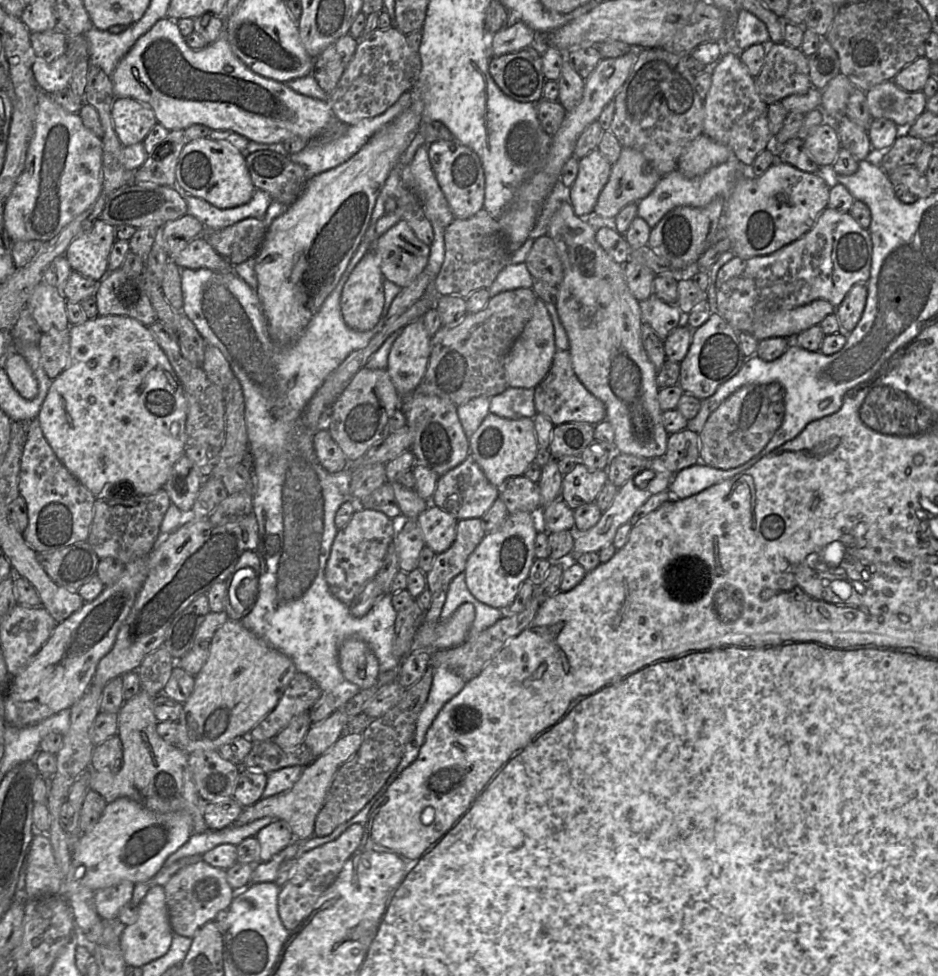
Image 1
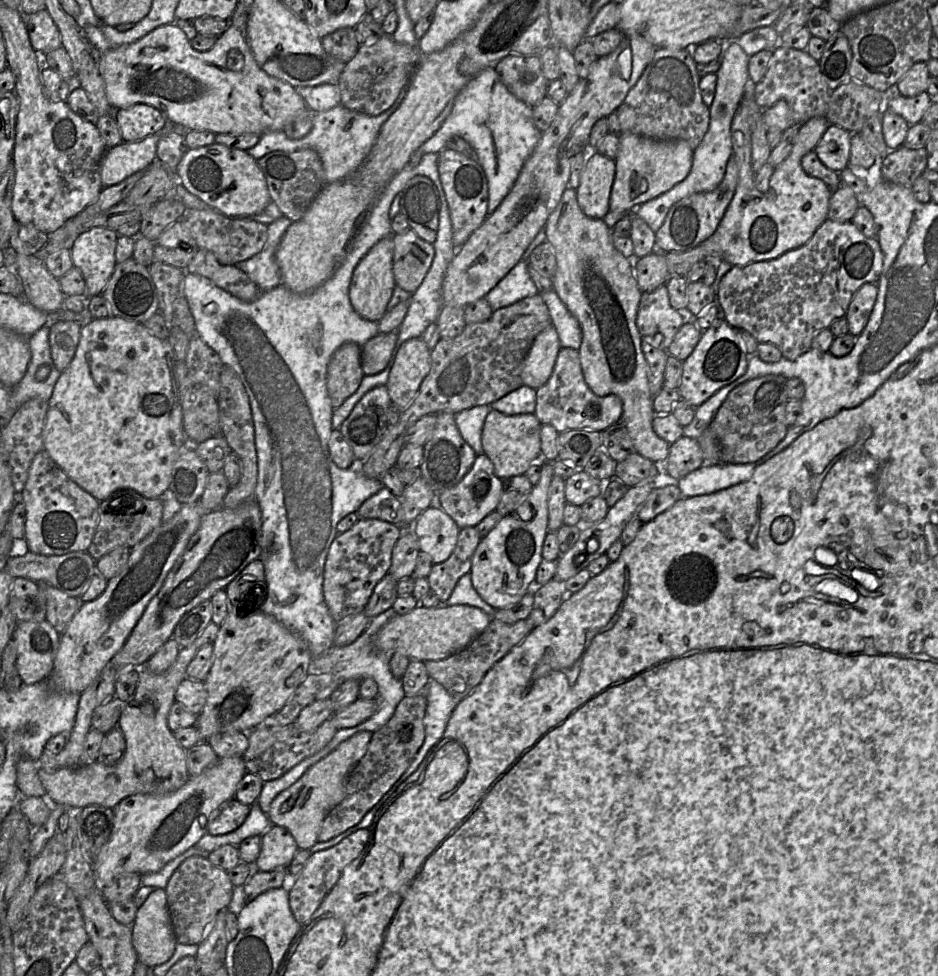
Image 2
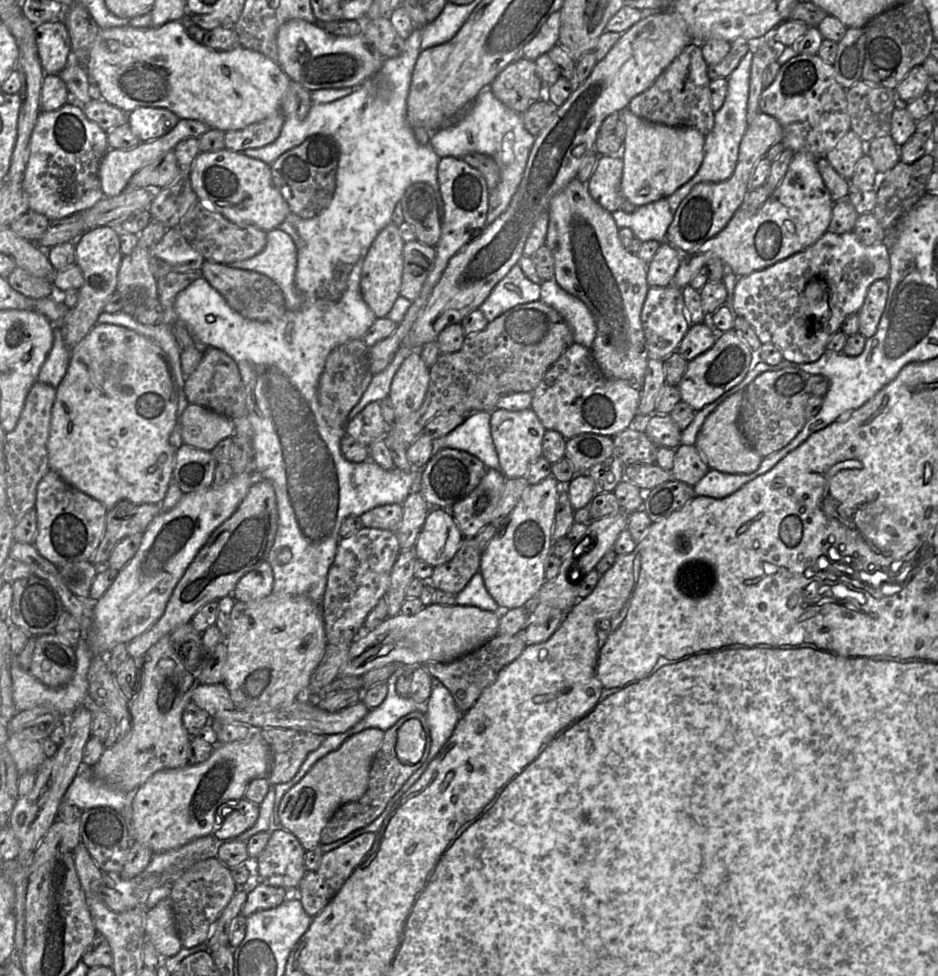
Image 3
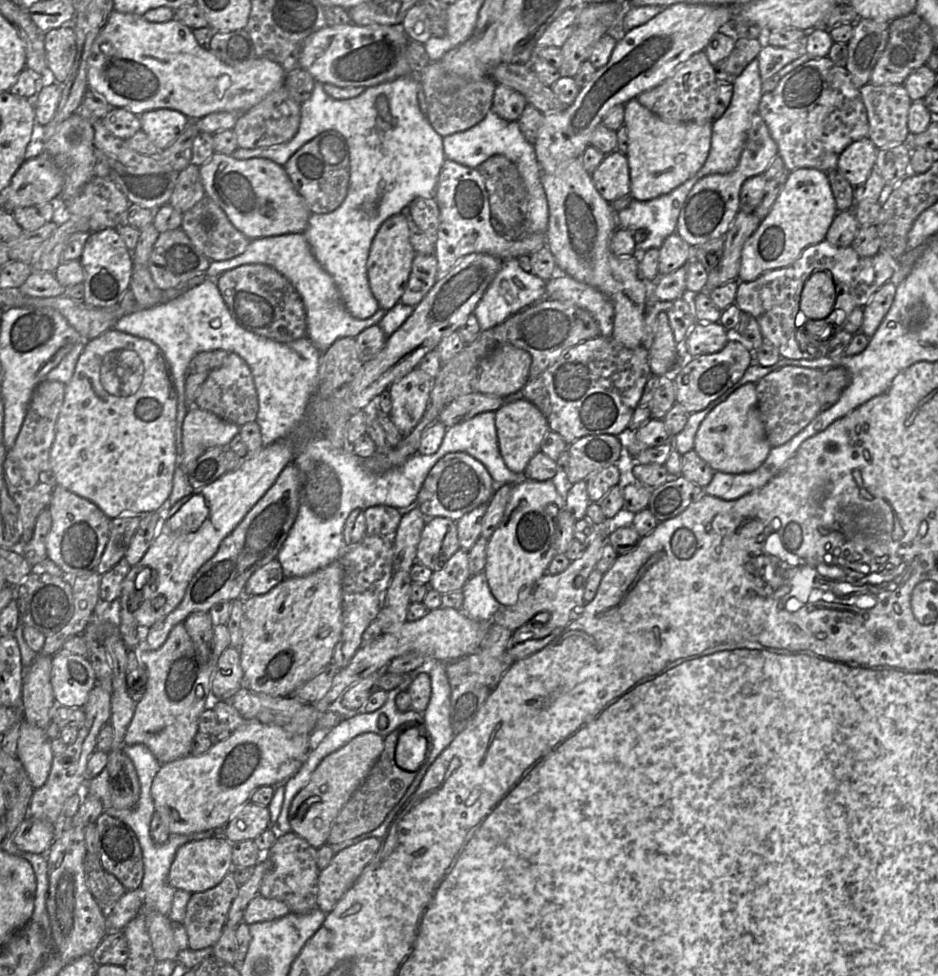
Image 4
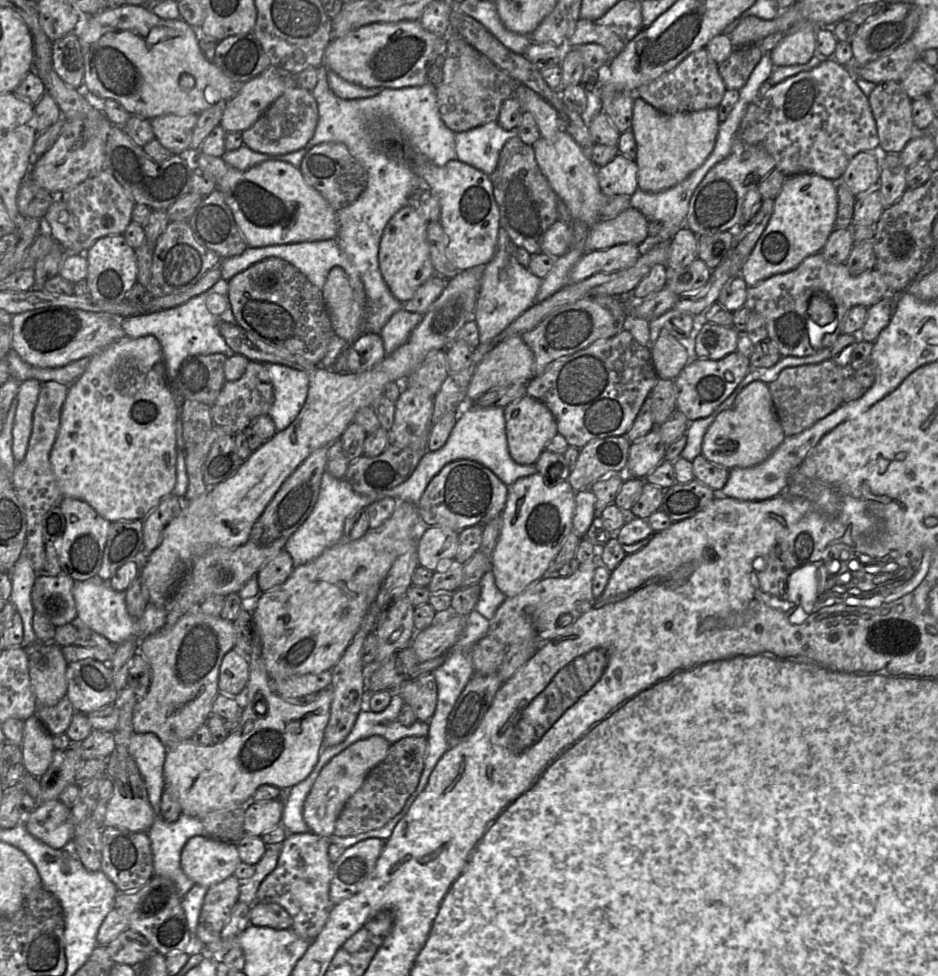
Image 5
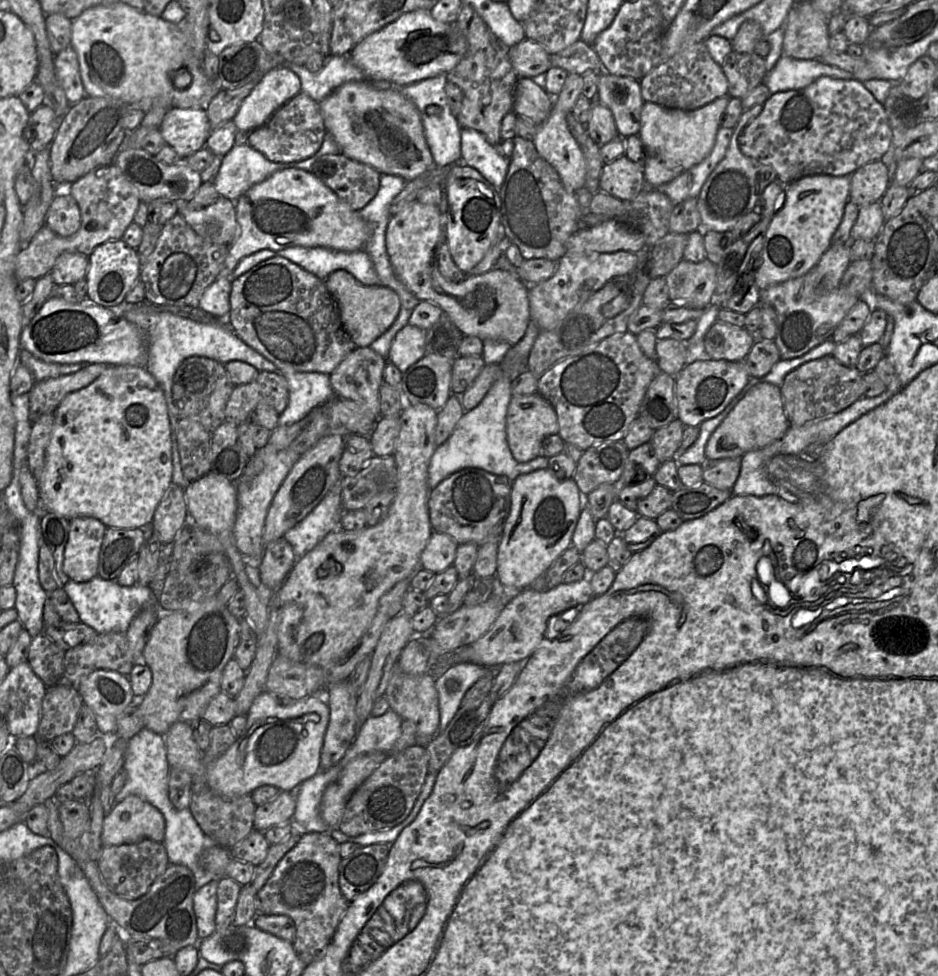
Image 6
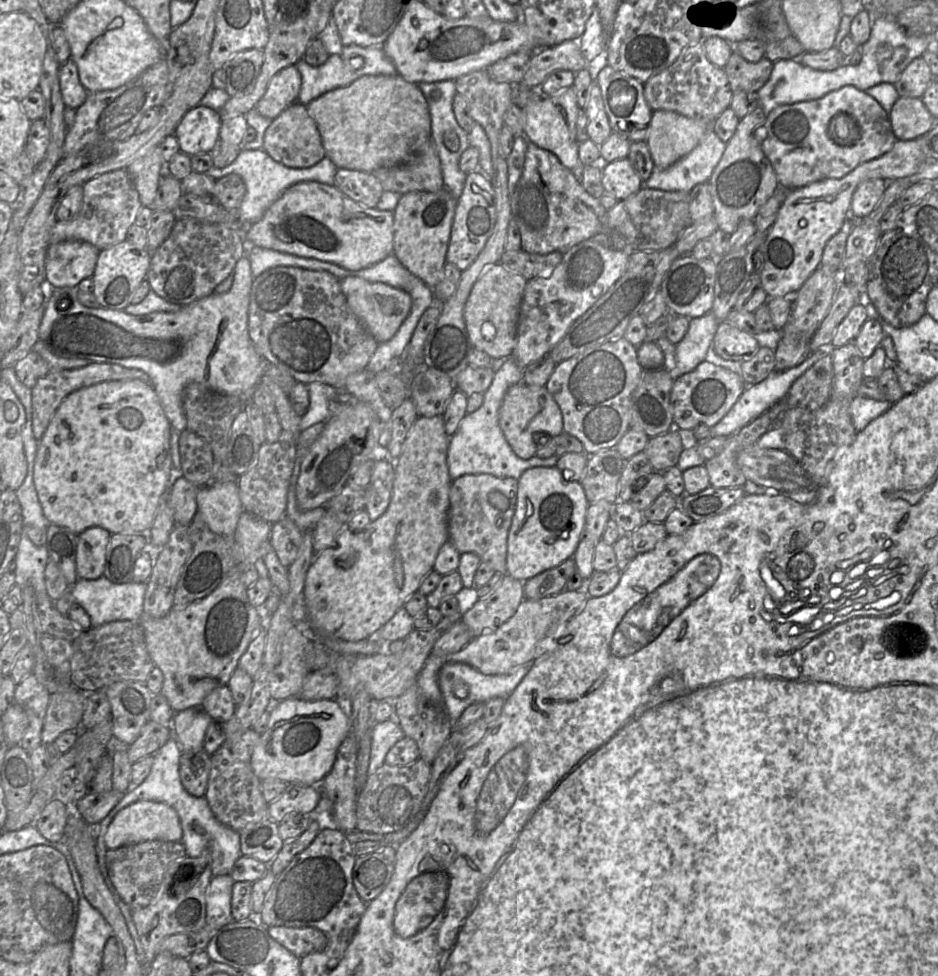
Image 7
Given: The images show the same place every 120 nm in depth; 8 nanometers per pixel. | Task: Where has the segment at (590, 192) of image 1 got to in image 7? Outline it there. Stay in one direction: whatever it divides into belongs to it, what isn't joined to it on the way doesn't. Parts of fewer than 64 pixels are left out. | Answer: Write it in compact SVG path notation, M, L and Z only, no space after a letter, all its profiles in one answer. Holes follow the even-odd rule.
M626 157L604 164L602 185L606 194L622 201L637 193L644 182Z

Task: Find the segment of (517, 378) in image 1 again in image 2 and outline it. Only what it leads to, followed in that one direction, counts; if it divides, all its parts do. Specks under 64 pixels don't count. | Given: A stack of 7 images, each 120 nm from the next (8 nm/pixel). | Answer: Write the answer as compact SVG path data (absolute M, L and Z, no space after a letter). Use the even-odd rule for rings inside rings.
M553 324L535 338L525 360L521 378L523 384L539 389L549 380L562 346Z

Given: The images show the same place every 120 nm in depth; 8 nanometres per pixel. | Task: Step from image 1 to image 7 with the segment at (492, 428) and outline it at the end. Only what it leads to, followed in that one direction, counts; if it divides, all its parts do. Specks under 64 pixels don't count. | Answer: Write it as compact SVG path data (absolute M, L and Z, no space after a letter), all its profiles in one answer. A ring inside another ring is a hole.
M523 381L508 388L499 409L499 425L514 453L527 460L536 455L536 433L557 437L563 432L563 417L559 405L545 386L527 385Z

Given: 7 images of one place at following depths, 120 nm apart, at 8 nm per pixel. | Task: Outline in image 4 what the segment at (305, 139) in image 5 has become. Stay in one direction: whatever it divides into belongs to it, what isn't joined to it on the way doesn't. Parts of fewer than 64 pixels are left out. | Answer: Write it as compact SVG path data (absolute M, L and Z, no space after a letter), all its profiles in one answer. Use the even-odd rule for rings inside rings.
M281 86L250 111L241 114L233 131L239 148L268 148L291 141L299 130L300 122L301 104L294 101L287 89Z

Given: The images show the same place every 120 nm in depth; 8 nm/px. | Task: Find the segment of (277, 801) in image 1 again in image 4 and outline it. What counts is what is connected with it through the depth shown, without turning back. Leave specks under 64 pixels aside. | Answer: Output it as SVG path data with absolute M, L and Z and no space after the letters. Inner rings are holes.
M367 732L326 756L312 773L309 783L293 798L288 813L291 831L316 849L326 844L334 820L369 775L383 748L384 738Z

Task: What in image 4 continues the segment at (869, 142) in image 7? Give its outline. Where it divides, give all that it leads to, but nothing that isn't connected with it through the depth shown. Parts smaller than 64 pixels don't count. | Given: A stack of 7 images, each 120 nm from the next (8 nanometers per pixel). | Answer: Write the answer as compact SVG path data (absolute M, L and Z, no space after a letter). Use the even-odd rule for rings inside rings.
M829 57L811 58L782 77L773 91L762 95L758 114L765 121L777 144L778 155L789 171L813 168L827 173L835 170L842 151L851 143L867 138L869 133L867 112L859 88L853 85L850 72Z

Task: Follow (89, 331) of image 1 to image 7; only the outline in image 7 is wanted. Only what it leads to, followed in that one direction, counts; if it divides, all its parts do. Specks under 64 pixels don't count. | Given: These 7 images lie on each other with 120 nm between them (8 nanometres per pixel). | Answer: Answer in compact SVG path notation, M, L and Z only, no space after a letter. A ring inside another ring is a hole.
M137 379L108 381L69 394L58 407L43 437L38 441L38 450L34 462L34 486L43 514L49 524L65 527L75 535L79 535L91 527L101 527L111 534L147 535L154 522L159 504L164 495L167 494L173 480L170 447L171 429L172 427L164 413L159 398L150 383Z

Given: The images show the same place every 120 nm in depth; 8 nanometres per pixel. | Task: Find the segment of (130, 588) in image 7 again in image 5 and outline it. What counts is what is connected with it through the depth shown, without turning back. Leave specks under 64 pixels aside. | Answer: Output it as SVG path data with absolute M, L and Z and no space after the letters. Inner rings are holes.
M91 578L75 582L72 595L76 606L76 618L115 646L128 639L135 639L140 642L162 629L165 625L166 609L149 602L146 604L141 617L137 619L131 617L126 609L125 592L113 590L107 582L98 582L98 580Z

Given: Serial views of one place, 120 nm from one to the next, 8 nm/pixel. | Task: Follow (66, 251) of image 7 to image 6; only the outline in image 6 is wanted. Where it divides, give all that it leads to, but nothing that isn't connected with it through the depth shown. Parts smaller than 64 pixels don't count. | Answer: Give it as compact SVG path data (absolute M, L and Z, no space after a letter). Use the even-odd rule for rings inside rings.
M65 252L58 257L49 274L56 286L74 285L86 277L88 268L87 255L79 252Z

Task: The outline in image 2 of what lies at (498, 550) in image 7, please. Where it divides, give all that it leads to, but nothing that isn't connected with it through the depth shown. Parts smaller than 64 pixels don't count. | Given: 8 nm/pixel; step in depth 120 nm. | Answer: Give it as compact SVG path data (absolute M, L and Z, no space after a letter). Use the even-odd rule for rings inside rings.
M443 412L430 415L436 415L436 425L430 439L423 446L424 454L419 470L420 476L438 494L458 484L471 469L477 455L461 437L454 414Z

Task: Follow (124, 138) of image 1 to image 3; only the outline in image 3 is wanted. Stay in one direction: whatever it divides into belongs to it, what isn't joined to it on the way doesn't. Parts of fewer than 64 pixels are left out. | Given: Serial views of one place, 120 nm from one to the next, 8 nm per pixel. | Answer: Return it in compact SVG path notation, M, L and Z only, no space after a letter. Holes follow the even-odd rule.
M140 107L127 114L127 124L142 142L168 134L180 120L166 108Z

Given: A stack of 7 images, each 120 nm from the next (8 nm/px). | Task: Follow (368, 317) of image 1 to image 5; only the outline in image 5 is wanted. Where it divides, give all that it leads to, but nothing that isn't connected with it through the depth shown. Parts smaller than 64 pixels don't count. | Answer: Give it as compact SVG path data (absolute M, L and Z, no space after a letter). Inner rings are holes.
M407 204L388 221L381 237L379 268L392 295L403 304L413 298L416 290L423 283L437 274L429 254L428 223L417 205Z

